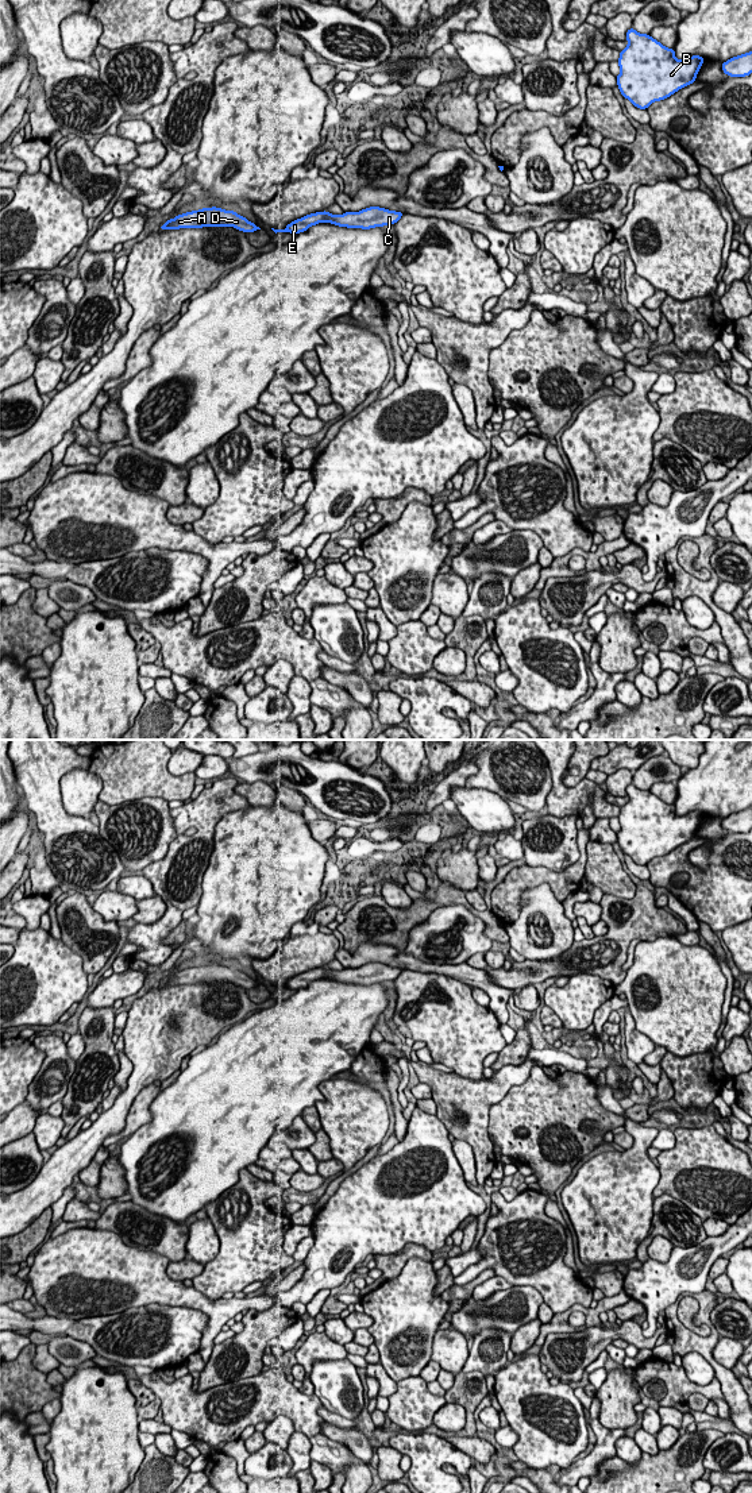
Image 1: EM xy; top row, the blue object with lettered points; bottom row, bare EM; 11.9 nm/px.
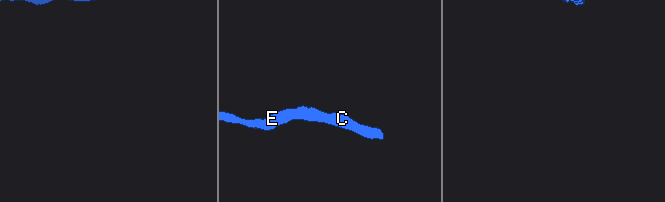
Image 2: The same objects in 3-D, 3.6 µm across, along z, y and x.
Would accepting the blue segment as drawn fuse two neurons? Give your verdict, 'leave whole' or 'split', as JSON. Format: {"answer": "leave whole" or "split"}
{"answer": "leave whole"}

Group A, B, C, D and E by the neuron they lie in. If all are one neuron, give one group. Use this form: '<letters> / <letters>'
A B C D E

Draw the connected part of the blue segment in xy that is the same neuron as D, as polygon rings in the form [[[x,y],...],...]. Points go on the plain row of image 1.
[[[217,962],[201,964],[169,975],[162,985],[203,984],[203,983],[234,983],[244,989],[261,985],[257,980],[238,971],[235,967],[225,967]]]

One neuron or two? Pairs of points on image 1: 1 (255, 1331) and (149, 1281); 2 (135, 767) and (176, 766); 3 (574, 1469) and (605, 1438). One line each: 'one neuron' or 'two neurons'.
1: two neurons
2: two neurons
3: one neuron

